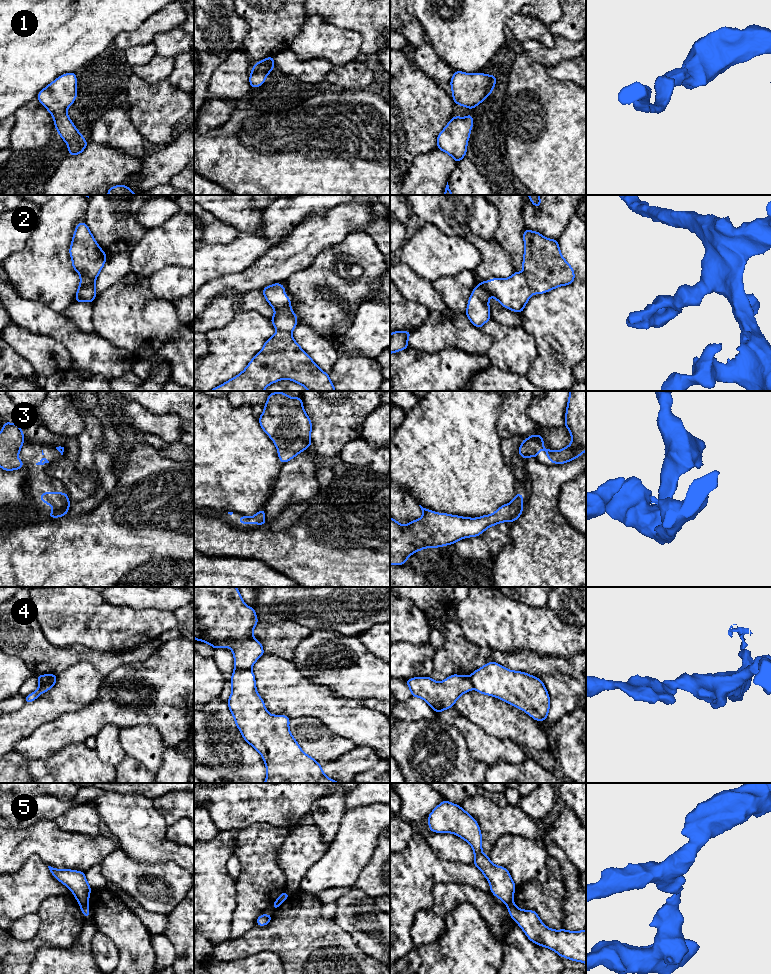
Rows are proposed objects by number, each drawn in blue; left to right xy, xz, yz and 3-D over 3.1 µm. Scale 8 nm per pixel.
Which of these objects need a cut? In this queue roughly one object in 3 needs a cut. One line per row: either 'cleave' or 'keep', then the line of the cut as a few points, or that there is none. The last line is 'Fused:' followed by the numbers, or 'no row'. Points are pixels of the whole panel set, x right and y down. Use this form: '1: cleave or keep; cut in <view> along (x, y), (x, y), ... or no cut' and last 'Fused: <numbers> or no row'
1: keep; no cut
2: cleave; cut in yz along (522, 273), (533, 293)
3: keep; no cut
4: cleave; cut in xy along (55, 681), (39, 685)
5: cleave; cut in xy along (79, 902), (86, 906)
Fused: 2, 4, 5

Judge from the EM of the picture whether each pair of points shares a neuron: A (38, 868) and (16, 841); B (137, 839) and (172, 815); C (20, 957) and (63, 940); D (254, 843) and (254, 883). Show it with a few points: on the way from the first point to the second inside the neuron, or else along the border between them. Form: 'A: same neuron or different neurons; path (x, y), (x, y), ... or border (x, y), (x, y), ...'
A: different neurons; border (47, 865), (31, 855), (11, 872)
B: different neurons; border (152, 800), (167, 826)
C: same neuron; path (31, 947), (40, 940), (52, 940)
D: same neuron; path (254, 853), (254, 873)

